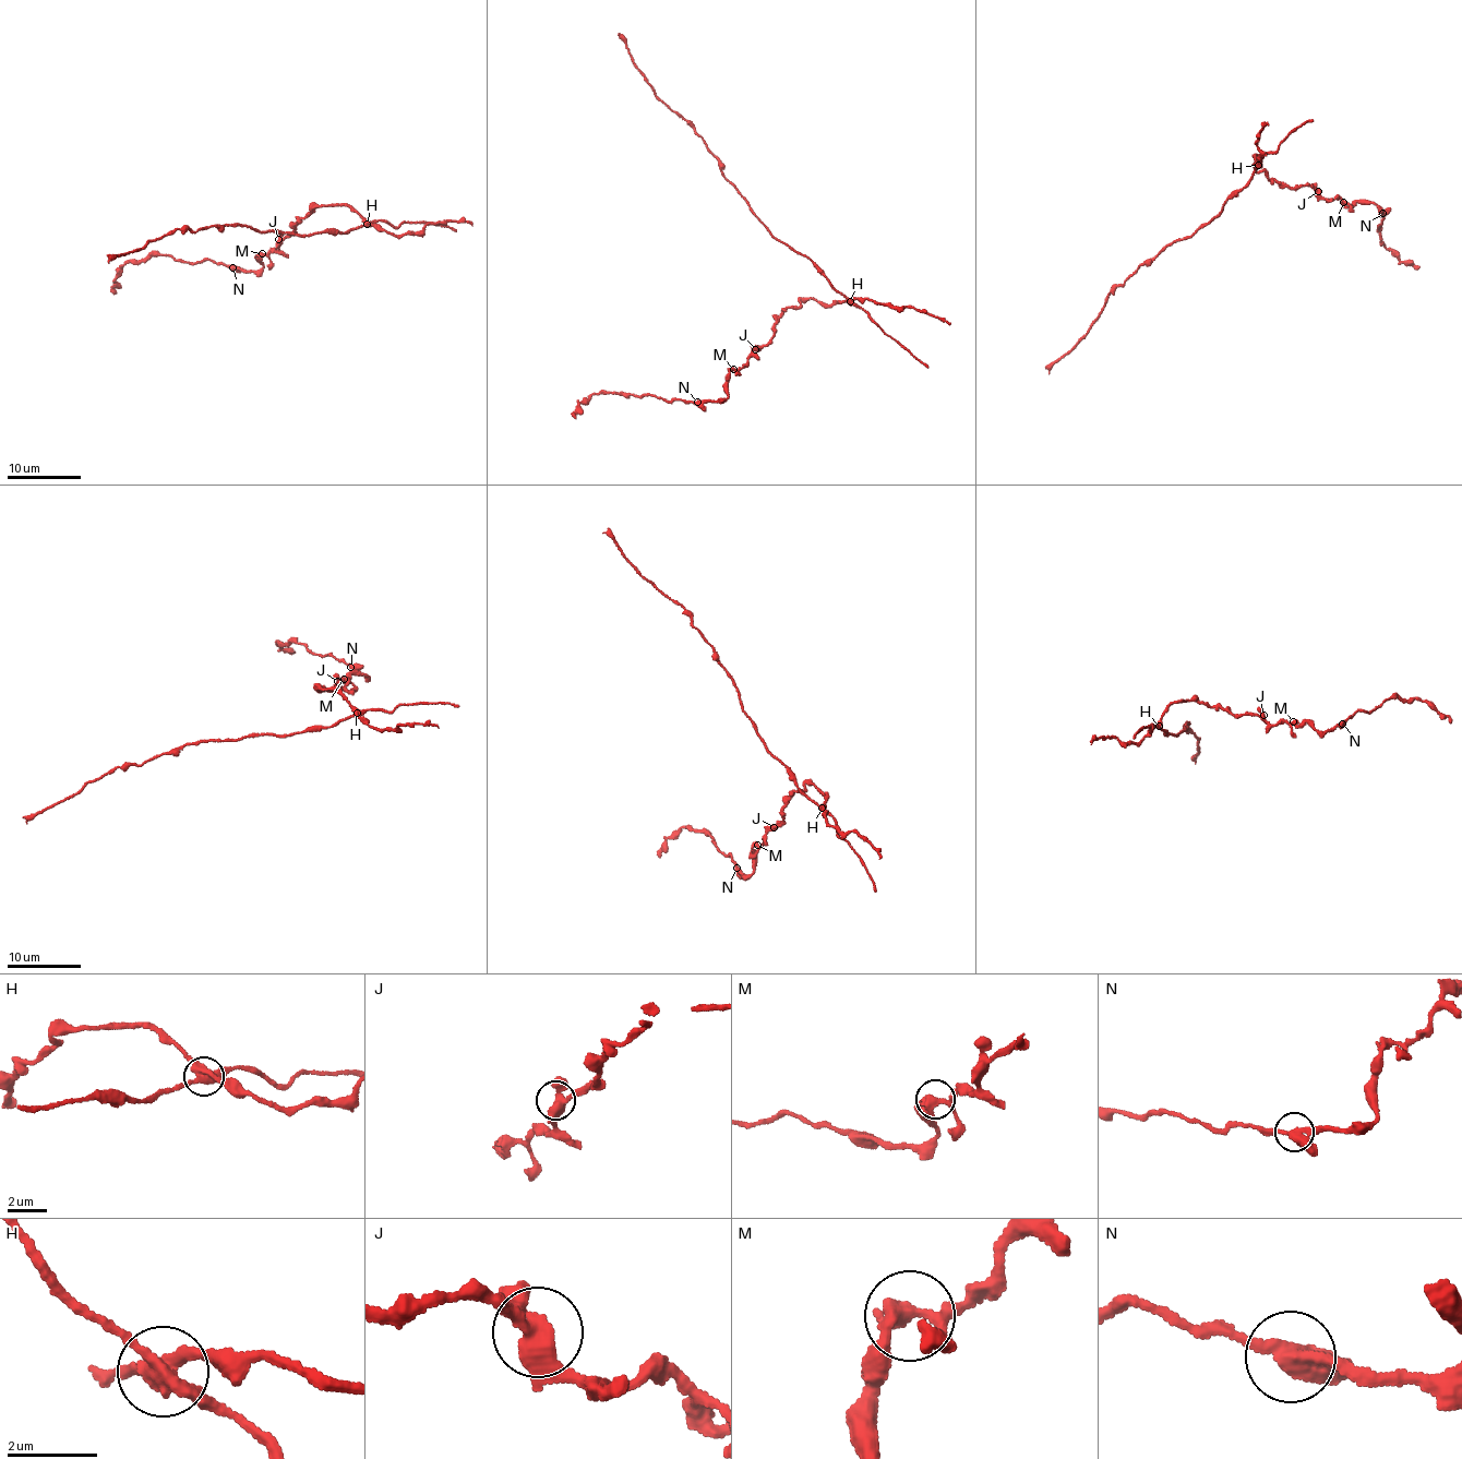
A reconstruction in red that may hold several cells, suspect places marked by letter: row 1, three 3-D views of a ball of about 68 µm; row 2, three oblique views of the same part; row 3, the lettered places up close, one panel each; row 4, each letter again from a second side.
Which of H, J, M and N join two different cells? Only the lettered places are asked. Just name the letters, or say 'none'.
H

